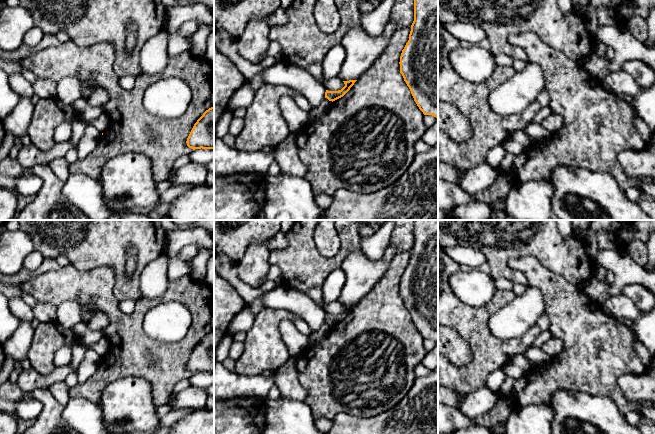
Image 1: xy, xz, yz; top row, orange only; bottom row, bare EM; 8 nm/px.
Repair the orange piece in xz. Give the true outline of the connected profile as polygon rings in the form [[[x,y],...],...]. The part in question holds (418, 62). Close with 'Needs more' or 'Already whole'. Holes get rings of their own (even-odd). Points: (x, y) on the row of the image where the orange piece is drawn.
[[[414,0],[414,21],[400,56],[400,73],[424,115],[438,117],[438,0]]]. Already whole

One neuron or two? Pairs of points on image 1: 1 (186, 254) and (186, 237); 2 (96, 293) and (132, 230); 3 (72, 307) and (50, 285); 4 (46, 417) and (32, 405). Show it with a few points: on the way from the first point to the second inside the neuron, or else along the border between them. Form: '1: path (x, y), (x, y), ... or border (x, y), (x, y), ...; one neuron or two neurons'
1: border (203, 247), (186, 244), (178, 257); two neurons
2: border (87, 270), (109, 266), (116, 275), (113, 290); two neurons
3: border (57, 305), (77, 301), (85, 307), (84, 318); two neurons
4: border (32, 397), (42, 404), (42, 410), (35, 419); two neurons

